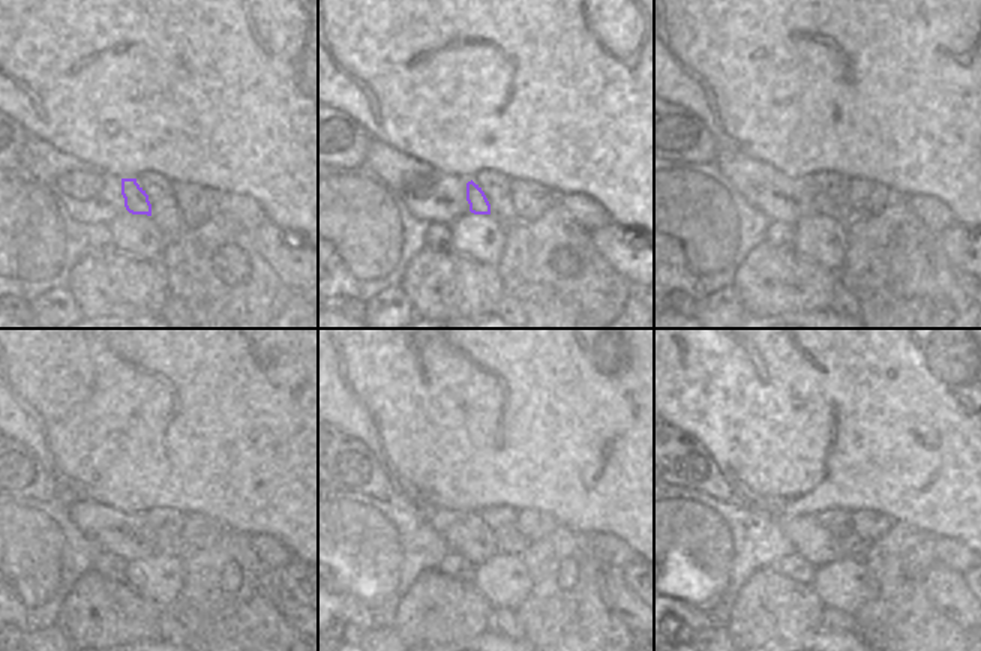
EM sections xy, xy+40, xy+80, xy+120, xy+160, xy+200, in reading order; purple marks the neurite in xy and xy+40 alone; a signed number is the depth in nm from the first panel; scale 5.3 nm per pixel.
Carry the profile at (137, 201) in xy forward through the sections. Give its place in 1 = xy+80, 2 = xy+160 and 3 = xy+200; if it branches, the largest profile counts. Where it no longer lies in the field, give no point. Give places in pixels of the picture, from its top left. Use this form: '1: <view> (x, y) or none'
1: xy+80 (822, 204)
2: xy+160 (510, 542)
3: xy+200 (851, 543)

